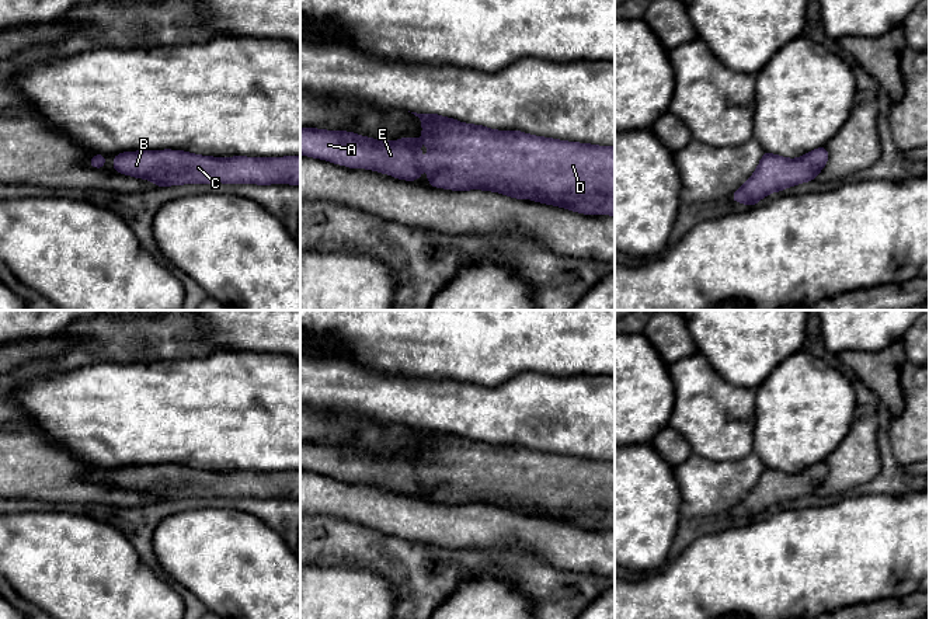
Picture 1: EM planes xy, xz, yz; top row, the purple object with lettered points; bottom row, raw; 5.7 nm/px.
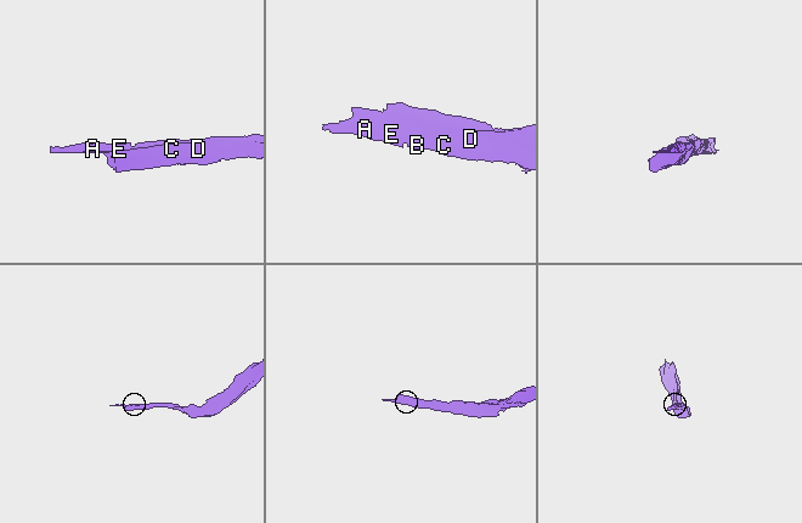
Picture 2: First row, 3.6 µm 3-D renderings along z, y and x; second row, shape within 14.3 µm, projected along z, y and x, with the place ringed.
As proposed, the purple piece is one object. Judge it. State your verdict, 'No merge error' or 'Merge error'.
No merge error

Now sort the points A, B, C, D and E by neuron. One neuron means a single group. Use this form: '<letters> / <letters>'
A B C D E

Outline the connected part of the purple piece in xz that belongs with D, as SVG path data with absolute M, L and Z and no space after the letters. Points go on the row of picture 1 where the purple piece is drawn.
M417 114L422 138L386 142L345 131L300 129L300 154L324 159L349 168L369 168L399 180L417 181L422 173L420 145L428 142L428 184L455 191L486 189L516 199L561 206L587 215L615 216L615 146L595 146L528 135L519 131L494 131L463 124L438 114Z

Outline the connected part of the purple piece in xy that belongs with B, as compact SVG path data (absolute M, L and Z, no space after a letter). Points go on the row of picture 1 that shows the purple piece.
M140 150L118 153L114 170L121 174L153 181L157 187L180 184L293 184L300 185L300 156L288 157L209 157L182 150Z

